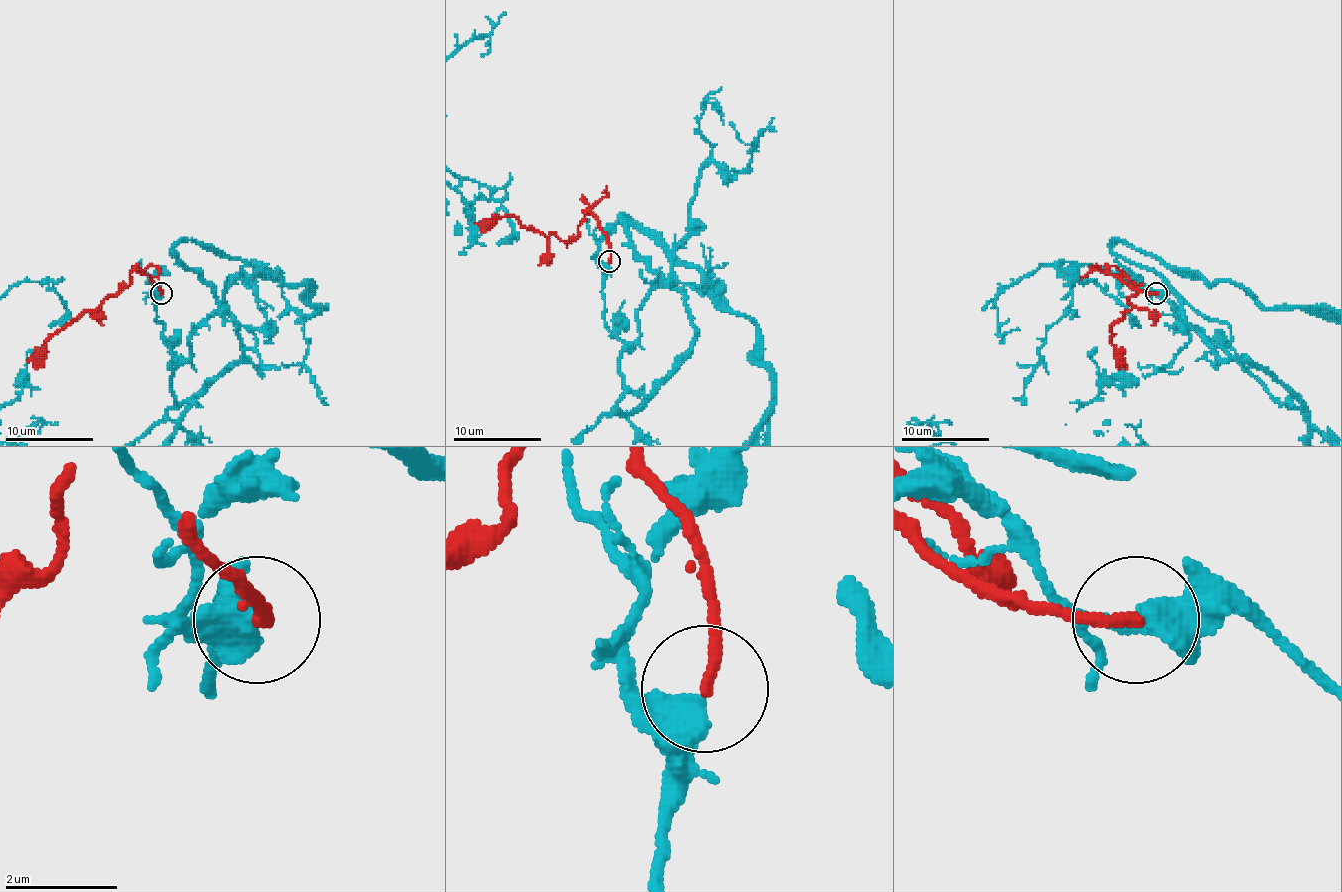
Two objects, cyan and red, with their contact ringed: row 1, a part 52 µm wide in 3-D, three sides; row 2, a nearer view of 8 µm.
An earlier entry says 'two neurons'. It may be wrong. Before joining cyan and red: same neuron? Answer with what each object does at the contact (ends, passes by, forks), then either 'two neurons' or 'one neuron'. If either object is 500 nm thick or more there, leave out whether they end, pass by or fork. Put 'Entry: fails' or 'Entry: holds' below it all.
cyan forks; red ends; two neurons
Entry: holds

